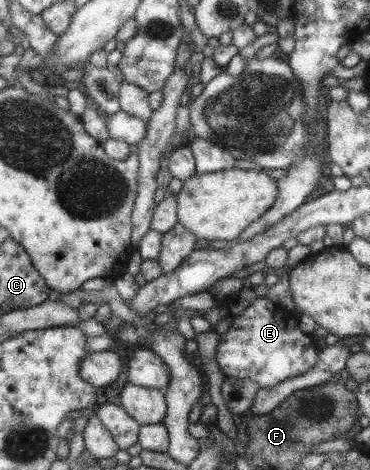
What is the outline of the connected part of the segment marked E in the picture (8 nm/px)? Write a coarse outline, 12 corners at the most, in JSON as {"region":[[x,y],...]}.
{"region":[[256,297],[214,340],[225,377],[260,387],[318,358],[312,335]]}

